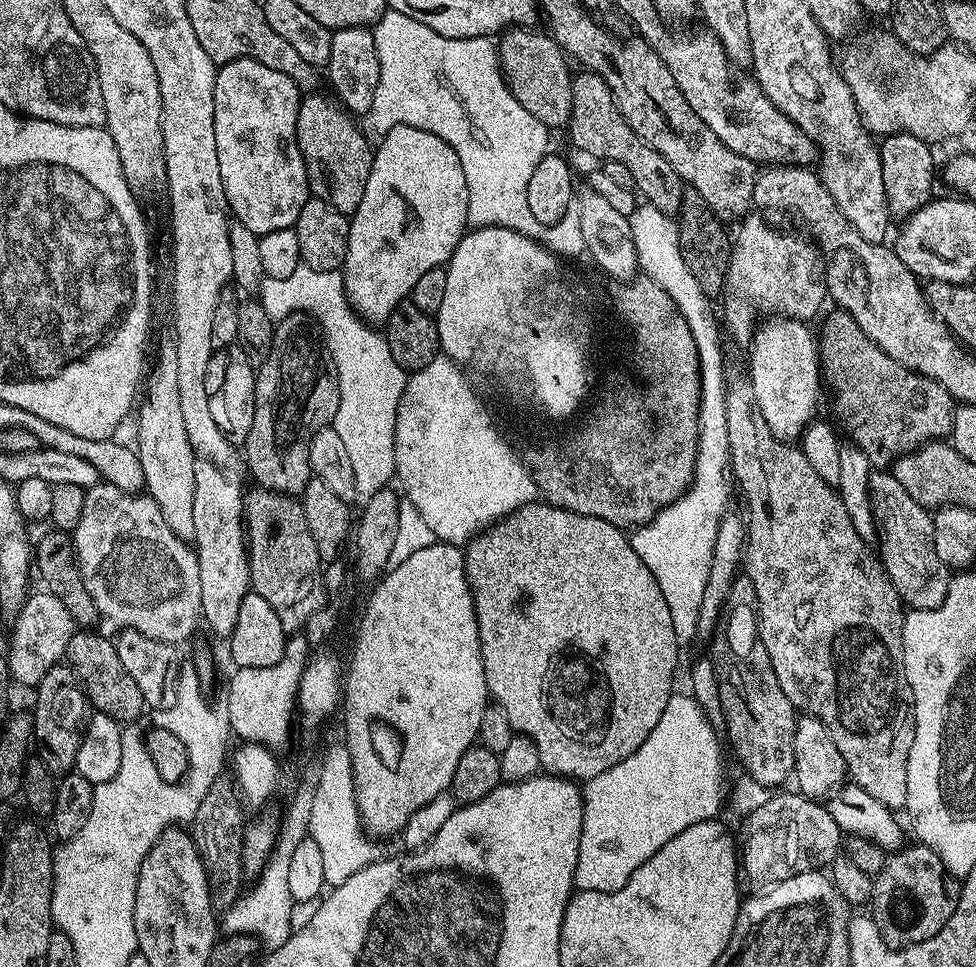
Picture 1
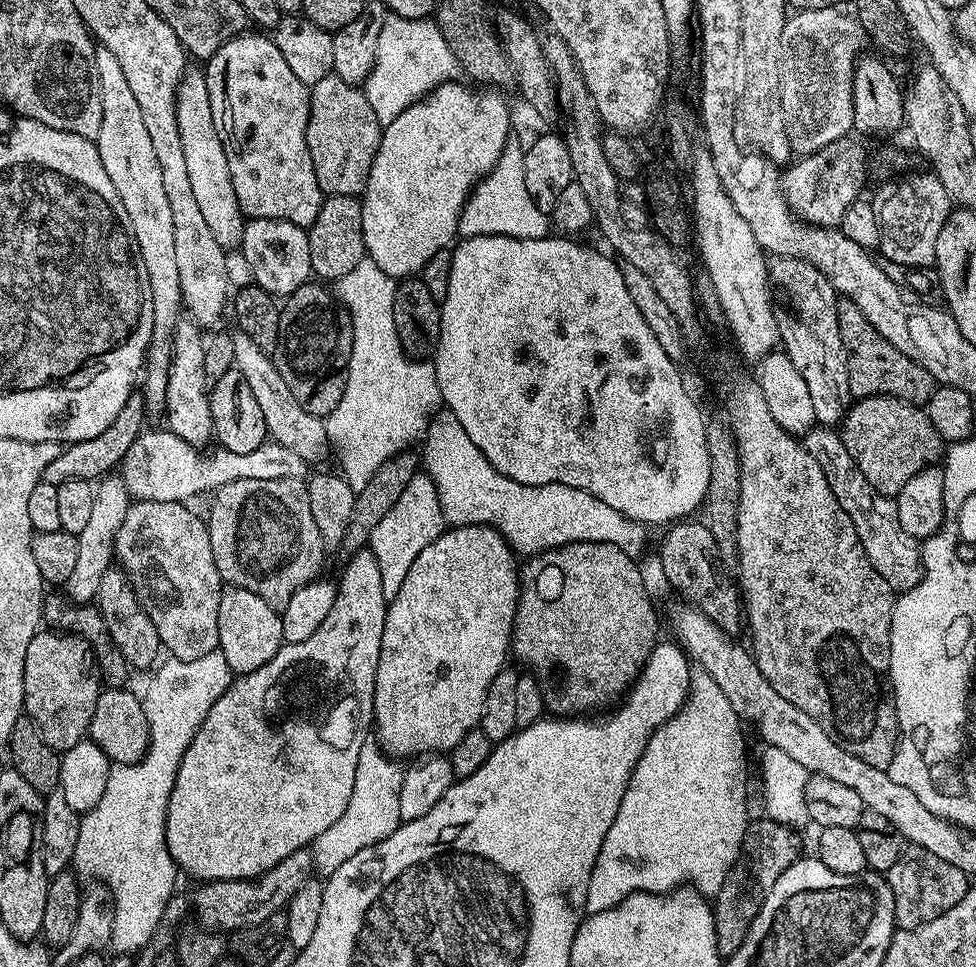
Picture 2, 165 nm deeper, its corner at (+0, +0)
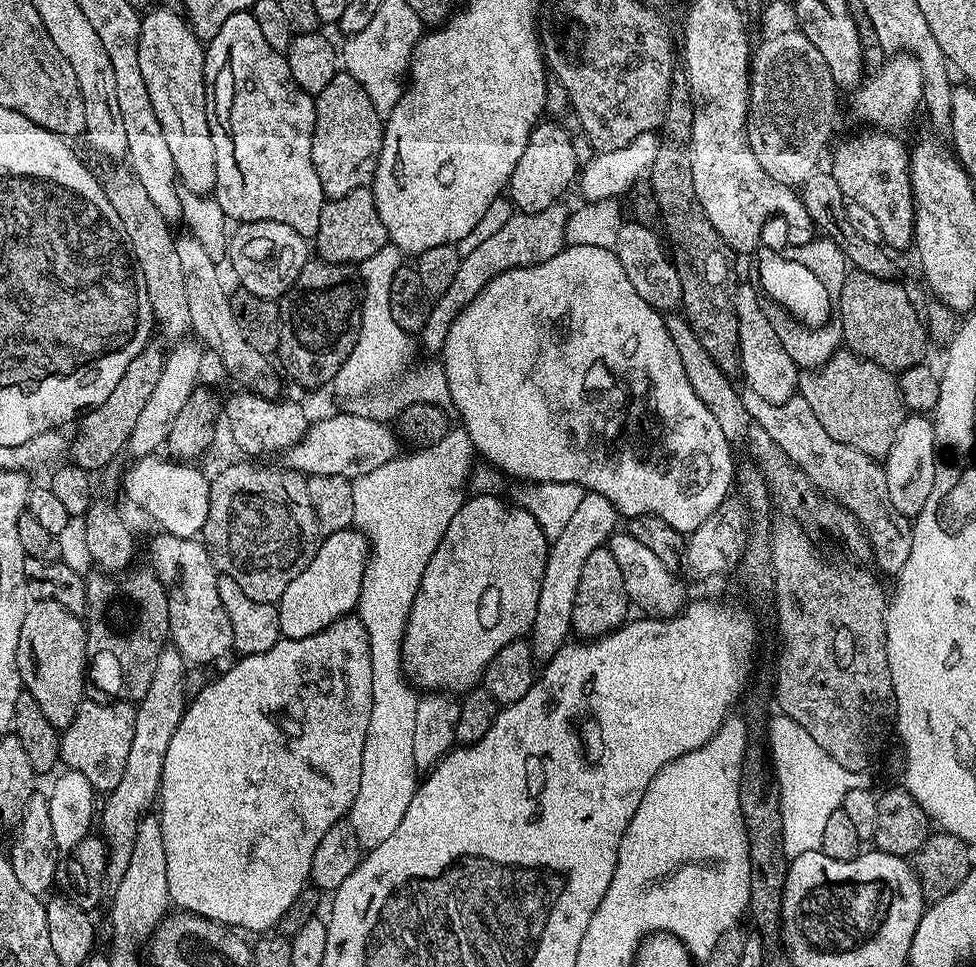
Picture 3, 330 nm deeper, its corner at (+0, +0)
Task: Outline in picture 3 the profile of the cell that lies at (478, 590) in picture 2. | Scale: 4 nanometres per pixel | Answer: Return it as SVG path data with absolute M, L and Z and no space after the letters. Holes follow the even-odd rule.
M496 494L469 495L458 514L454 514L450 526L446 526L438 550L434 550L430 562L426 562L426 574L422 574L400 643L404 671L409 681L421 689L463 694L477 687L494 654L532 631L550 541L525 508L515 502L507 504L498 497Z

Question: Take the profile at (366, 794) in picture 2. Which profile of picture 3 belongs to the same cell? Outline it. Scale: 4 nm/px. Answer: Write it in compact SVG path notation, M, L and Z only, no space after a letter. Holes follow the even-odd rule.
M456 426L449 430L440 442L417 447L409 456L397 455L396 459L386 462L386 466L378 466L378 470L370 470L370 474L362 474L352 480L352 523L363 532L370 545L368 565L362 578L362 594L356 603L355 615L359 616L366 626L370 642L372 709L366 746L362 750L362 782L358 786L358 794L346 820L355 830L360 847L364 850L378 847L382 842L386 842L386 838L390 838L390 834L394 834L395 828L402 823L402 818L406 818L406 810L416 793L418 771L414 762L413 735L418 692L404 671L400 643L406 630L410 606L414 606L414 598L422 582L422 574L426 574L426 562L430 562L434 550L438 550L438 542L442 542L446 526L450 526L454 514L458 514L465 502L470 473L474 468L472 456L474 457L474 449L470 434L464 427Z

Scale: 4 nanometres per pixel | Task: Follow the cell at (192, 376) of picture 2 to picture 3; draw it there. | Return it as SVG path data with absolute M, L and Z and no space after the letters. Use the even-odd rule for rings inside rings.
M127 167L113 168L116 169L108 177L103 177L104 193L114 210L118 210L122 226L126 226L126 238L132 245L132 257L136 260L136 267L144 276L146 294L150 294L150 306L159 331L161 328L169 341L179 341L189 335L192 323L189 299L186 298L186 278L182 274L176 249L176 236L168 229L171 228L169 220L162 218L158 206L150 202L142 182L138 182L138 178L133 176Z

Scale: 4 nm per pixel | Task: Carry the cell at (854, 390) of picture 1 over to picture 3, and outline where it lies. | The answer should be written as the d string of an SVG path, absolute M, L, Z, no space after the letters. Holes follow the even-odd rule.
M849 271L842 283L841 298L838 303L838 323L843 332L843 343L847 351L855 356L866 358L878 366L882 366L888 372L899 374L905 372L910 366L925 363L929 359L928 329L924 326L921 313L916 313L916 308L912 305L912 300L908 297L908 292L898 282L899 279L876 278L874 274L865 272Z

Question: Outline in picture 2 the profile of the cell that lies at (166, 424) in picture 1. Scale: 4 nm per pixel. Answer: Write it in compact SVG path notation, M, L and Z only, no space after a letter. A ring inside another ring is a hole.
M103 46L96 49L96 77L102 94L102 127L95 138L98 158L102 158L102 166L106 166L106 174L110 174L110 182L114 182L114 190L118 190L118 198L122 206L126 206L126 214L130 218L130 230L134 230L134 238L138 242L138 254L142 254L142 263L146 266L146 274L150 278L150 298L154 306L154 322L152 323L152 341L148 344L148 355L142 369L142 395L145 405L163 405L166 398L166 382L172 361L172 334L176 331L176 323L182 319L184 295L182 282L178 282L178 257L174 254L174 214L170 211L170 198L166 198L166 186L162 182L162 166L158 166L158 154L154 154L154 142L150 142L150 134L146 131L146 122L142 122L142 109L134 99L130 85L126 83L126 74L122 74L122 66L118 66L118 58L110 54Z

